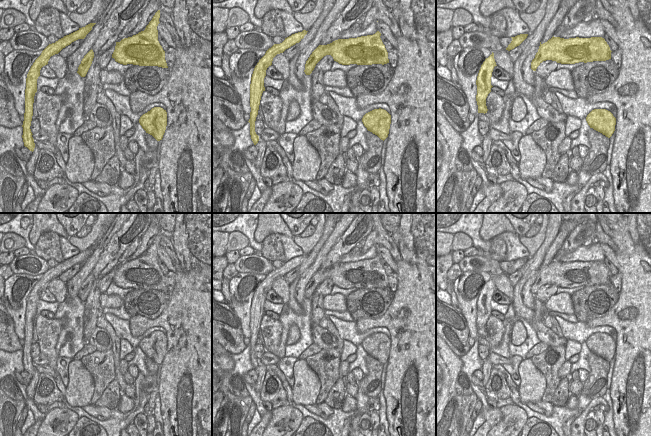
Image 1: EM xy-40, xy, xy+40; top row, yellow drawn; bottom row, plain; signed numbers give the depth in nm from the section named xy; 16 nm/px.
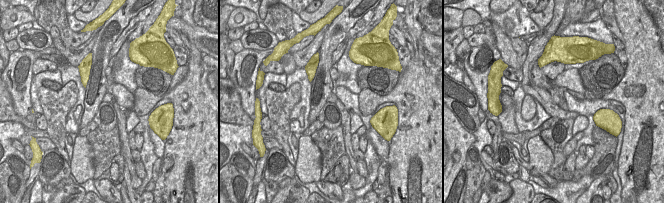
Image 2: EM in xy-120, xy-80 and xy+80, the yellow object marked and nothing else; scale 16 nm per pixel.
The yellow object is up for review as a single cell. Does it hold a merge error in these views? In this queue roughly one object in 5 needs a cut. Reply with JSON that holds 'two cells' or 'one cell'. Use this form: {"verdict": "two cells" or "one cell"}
{"verdict": "two cells"}

